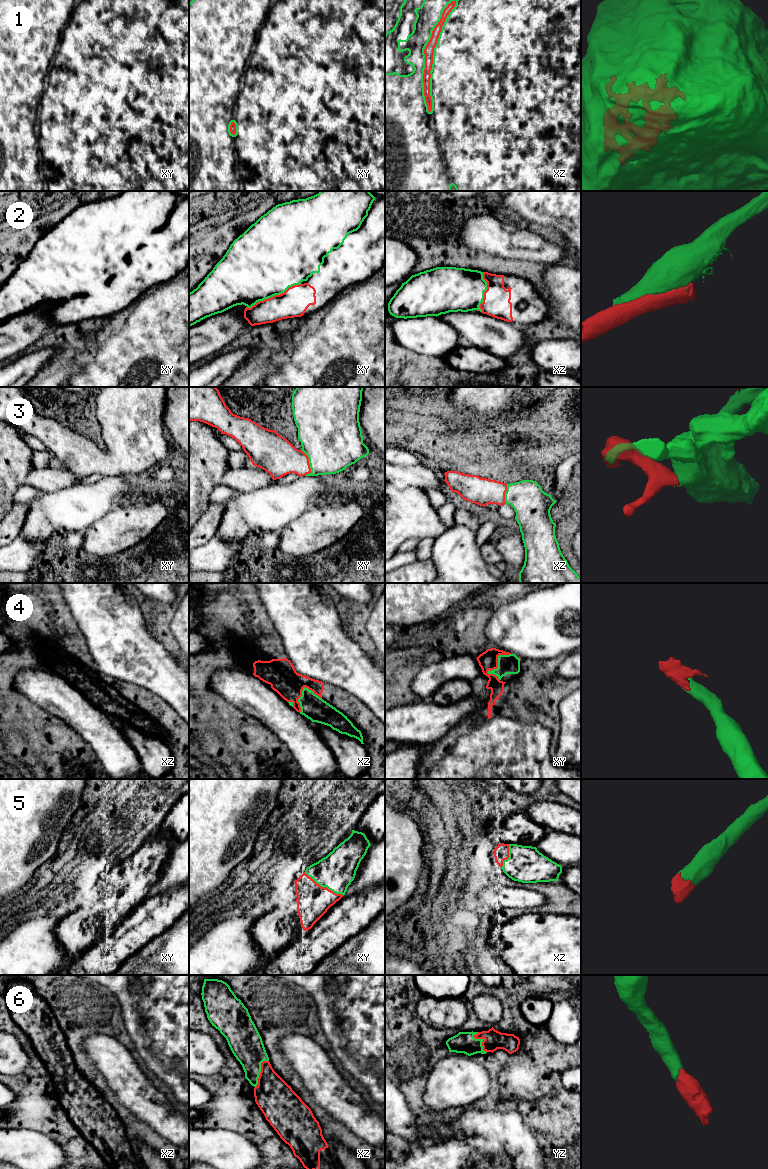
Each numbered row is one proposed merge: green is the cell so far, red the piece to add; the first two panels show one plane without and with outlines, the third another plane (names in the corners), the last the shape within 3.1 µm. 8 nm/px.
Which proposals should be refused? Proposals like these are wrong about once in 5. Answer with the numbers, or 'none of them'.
2

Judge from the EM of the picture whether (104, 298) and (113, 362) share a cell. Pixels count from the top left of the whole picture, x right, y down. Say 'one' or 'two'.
two

